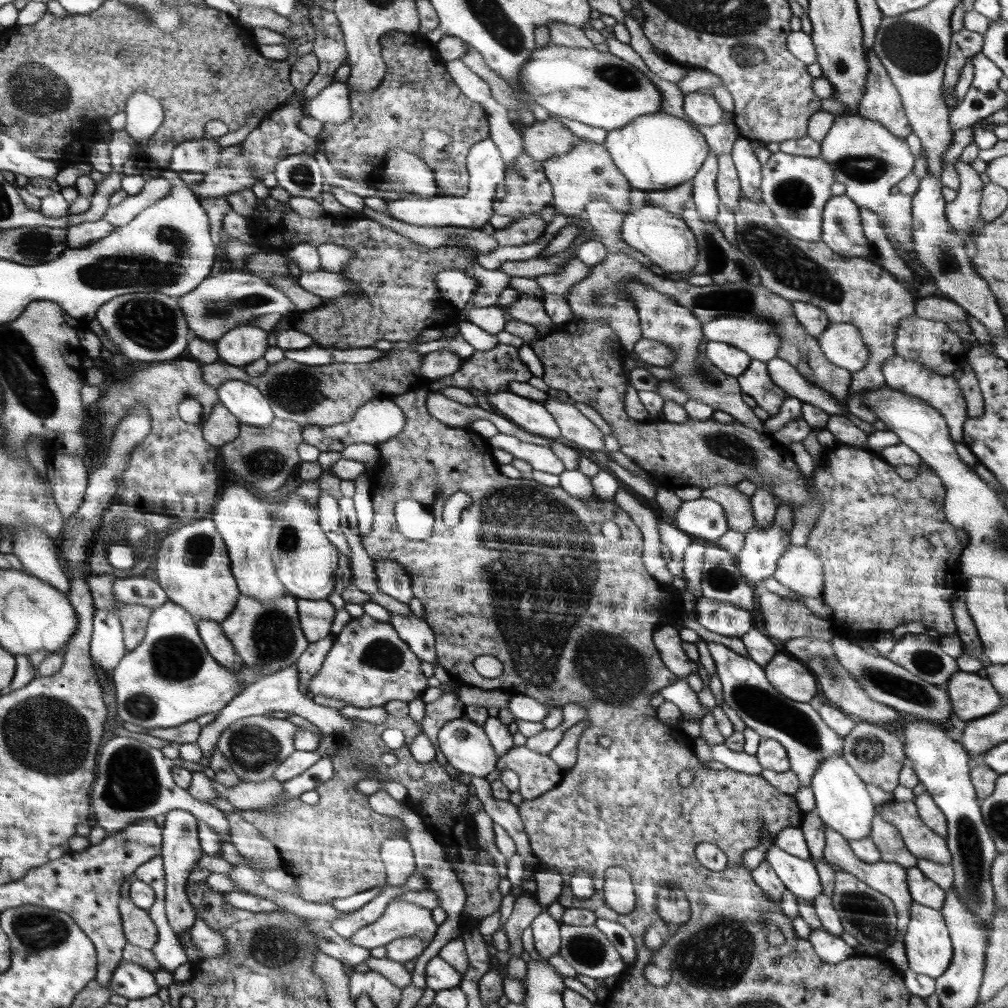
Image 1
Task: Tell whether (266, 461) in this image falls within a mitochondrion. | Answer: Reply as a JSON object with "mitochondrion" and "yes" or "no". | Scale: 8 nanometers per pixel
{"mitochondrion":"yes"}

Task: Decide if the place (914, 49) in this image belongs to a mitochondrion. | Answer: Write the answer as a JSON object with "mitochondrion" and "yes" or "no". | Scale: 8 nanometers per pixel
{"mitochondrion":"yes"}

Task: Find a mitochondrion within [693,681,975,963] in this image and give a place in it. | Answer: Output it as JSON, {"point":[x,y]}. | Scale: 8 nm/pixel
{"point":[868,914]}

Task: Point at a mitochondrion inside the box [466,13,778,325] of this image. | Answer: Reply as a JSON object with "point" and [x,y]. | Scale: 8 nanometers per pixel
{"point":[740,298]}

